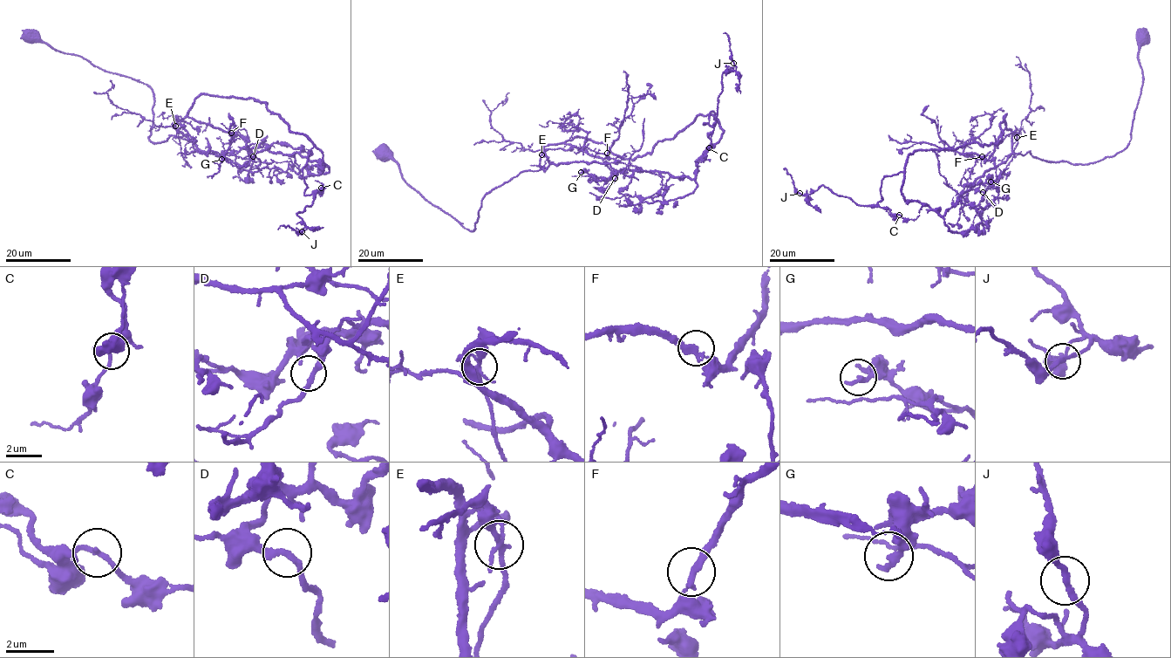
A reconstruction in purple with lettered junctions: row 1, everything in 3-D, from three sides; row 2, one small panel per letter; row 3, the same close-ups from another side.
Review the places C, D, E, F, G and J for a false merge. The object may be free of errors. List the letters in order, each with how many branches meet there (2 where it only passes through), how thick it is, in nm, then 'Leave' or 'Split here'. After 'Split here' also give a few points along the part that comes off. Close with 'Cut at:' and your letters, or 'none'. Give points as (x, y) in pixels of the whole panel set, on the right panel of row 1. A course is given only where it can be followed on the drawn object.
C: Branches: 2. Thickness 190 nm. Leave
D: Branches: 2. Thickness 240 nm. Leave
E: Branches: 2. Thickness 220 nm. Leave
F: Branches: 2. Thickness 240 nm. Leave
G: Branches: 2. Thickness 240 nm. Leave
J: Branches: 2. Thickness 200 nm. Leave
Cut at: none

